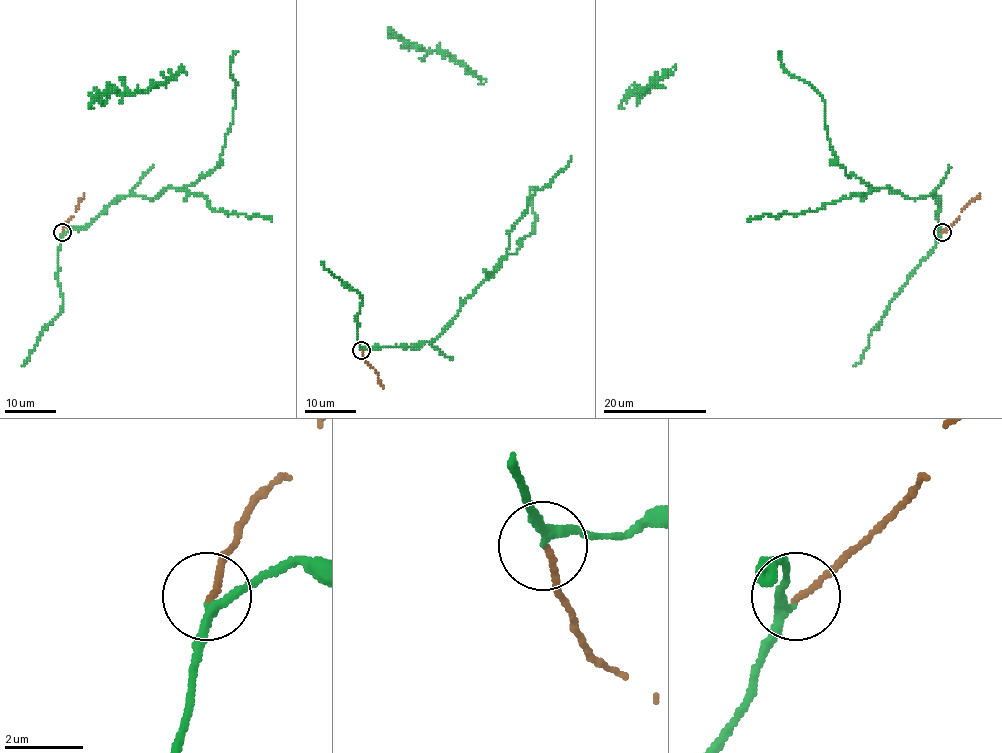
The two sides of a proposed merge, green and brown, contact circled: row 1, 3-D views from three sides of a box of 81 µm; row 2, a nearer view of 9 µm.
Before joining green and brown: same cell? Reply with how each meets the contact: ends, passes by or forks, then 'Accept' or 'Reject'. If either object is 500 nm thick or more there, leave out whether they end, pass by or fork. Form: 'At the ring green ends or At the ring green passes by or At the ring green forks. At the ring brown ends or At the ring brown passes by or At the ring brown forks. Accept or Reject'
At the ring green passes by. At the ring brown ends. Accept

